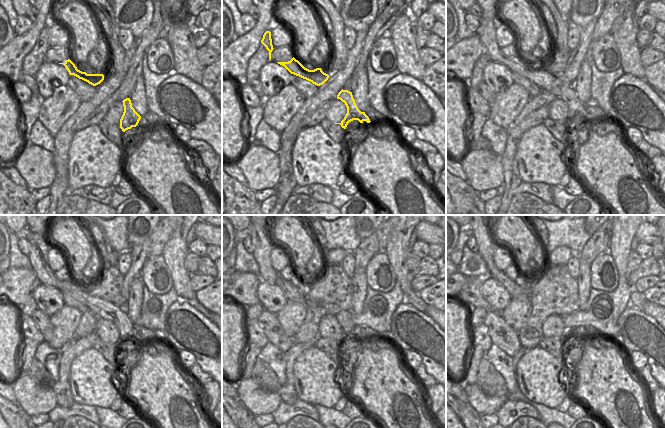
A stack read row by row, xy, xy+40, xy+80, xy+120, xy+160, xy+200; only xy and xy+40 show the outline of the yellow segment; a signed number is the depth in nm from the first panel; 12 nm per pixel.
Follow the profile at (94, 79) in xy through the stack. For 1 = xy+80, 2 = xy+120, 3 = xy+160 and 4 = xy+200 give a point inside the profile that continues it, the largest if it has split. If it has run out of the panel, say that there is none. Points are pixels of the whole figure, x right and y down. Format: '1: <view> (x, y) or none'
1: xy+80 (547, 82)
2: xy+120 (38, 256)
3: xy+160 (262, 246)
4: xy+200 (485, 246)

